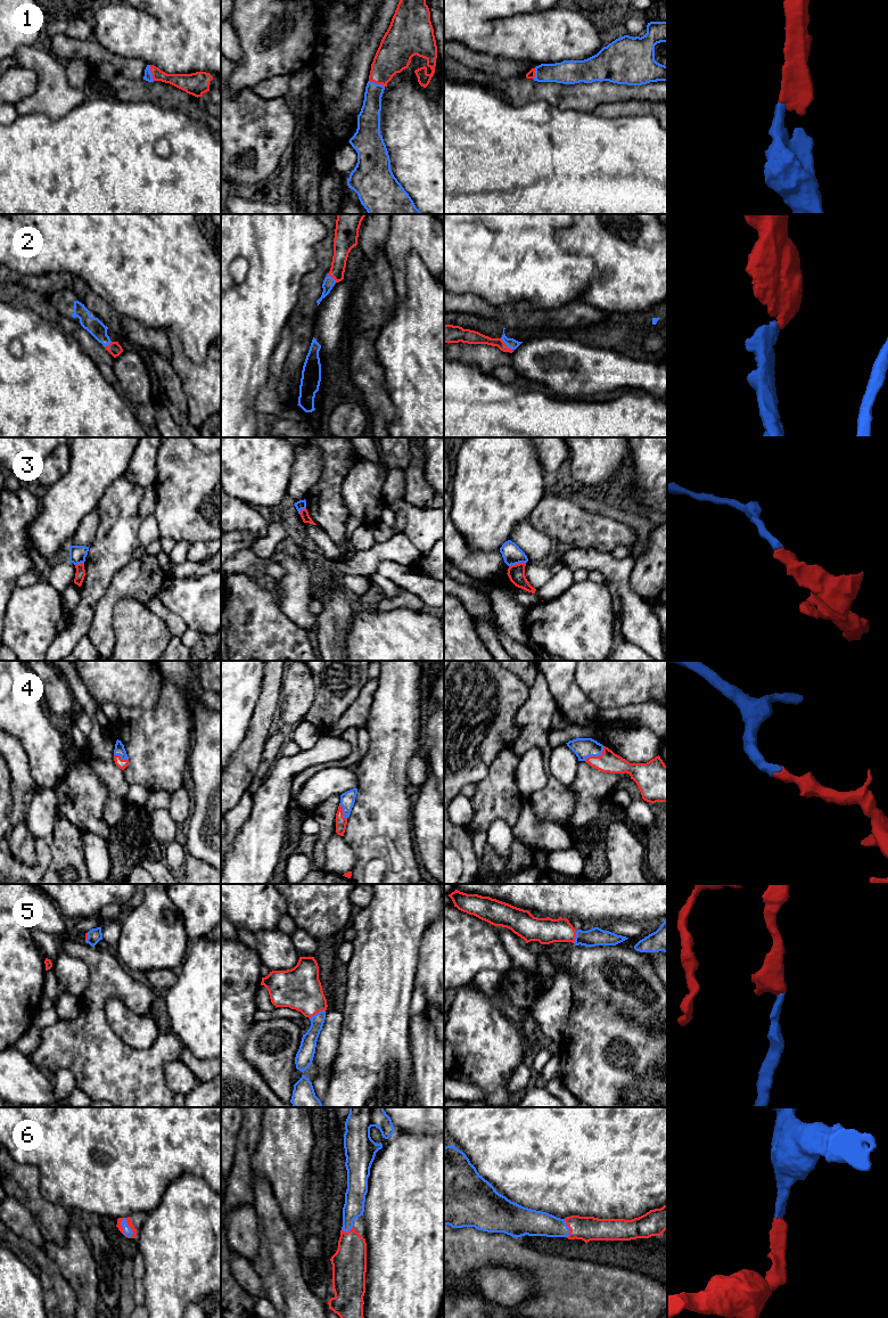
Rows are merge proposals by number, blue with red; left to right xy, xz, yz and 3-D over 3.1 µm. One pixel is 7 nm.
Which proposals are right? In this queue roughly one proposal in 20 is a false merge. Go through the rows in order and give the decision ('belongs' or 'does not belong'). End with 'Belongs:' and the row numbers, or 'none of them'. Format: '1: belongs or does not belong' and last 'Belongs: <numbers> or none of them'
1: belongs
2: belongs
3: does not belong
4: belongs
5: belongs
6: belongs
Belongs: 1, 2, 4, 5, 6

